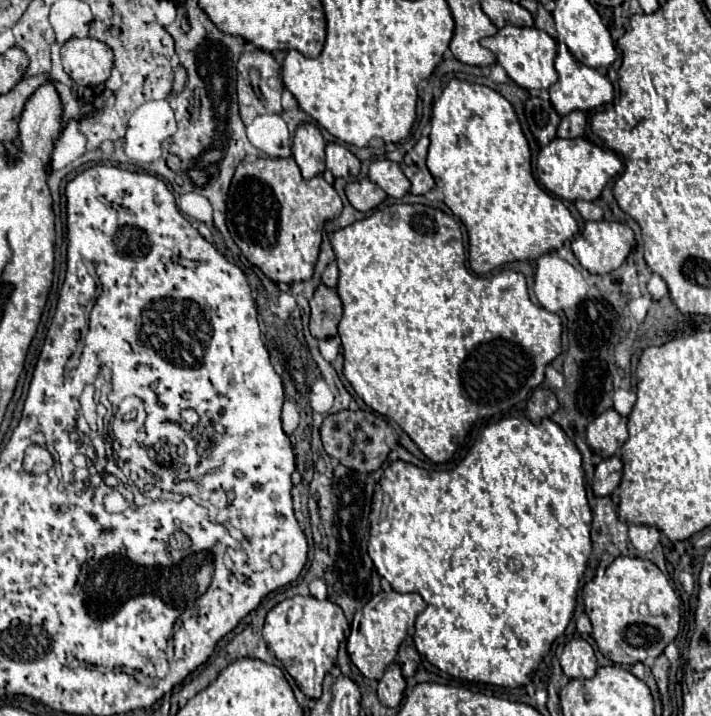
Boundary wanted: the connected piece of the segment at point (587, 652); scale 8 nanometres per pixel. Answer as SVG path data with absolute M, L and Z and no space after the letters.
M580 637L566 643L560 657L560 665L568 679L592 679L598 669L594 649Z

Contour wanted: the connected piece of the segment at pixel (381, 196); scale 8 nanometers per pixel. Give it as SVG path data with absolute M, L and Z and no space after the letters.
M360 179L346 185L346 197L354 209L366 213L378 207L386 199L386 193L370 179Z

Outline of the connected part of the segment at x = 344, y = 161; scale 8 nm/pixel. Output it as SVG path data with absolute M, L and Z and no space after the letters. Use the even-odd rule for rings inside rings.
M330 143L326 147L326 169L334 177L344 177L344 179L352 181L360 173L360 161L346 147L342 147L338 143Z

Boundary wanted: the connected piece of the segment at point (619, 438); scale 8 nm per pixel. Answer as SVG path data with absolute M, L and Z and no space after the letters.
M606 409L586 427L586 441L600 457L612 457L628 439L626 419L616 409Z

